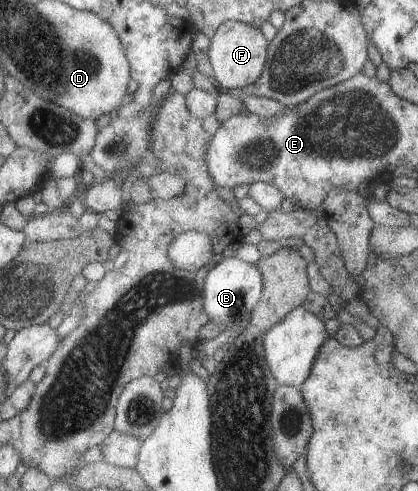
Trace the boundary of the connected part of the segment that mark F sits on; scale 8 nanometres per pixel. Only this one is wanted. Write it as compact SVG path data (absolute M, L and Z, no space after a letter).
M226 21L212 37L208 57L220 90L238 90L251 86L263 75L270 41L260 28L242 21Z

